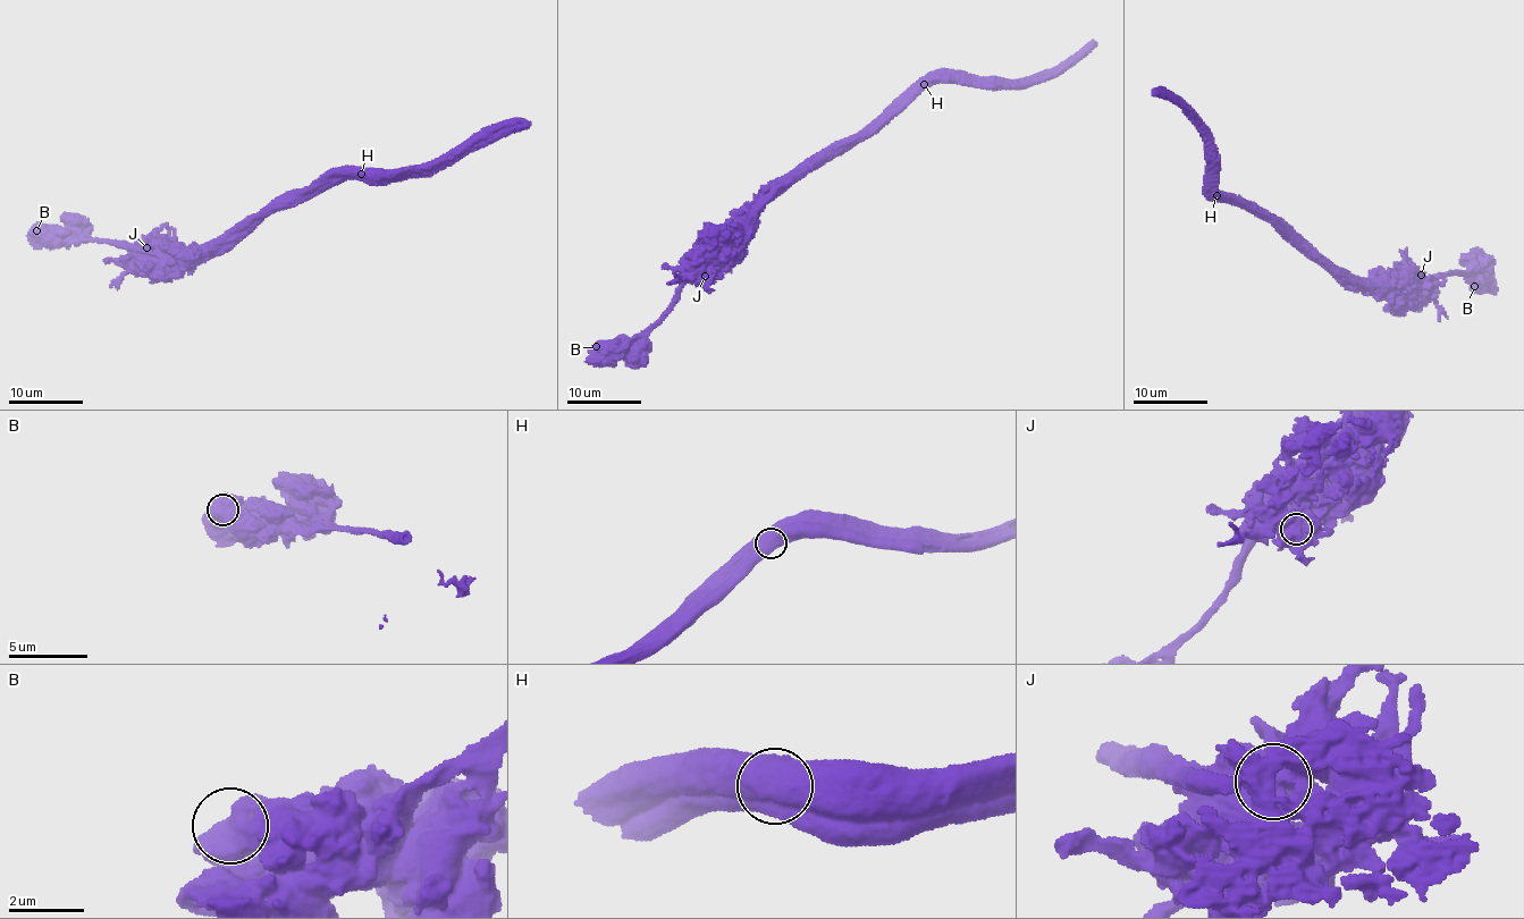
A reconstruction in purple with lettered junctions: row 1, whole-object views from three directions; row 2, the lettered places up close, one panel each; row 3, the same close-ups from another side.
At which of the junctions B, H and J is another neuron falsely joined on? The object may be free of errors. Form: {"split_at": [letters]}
{"split_at": ["H"]}

